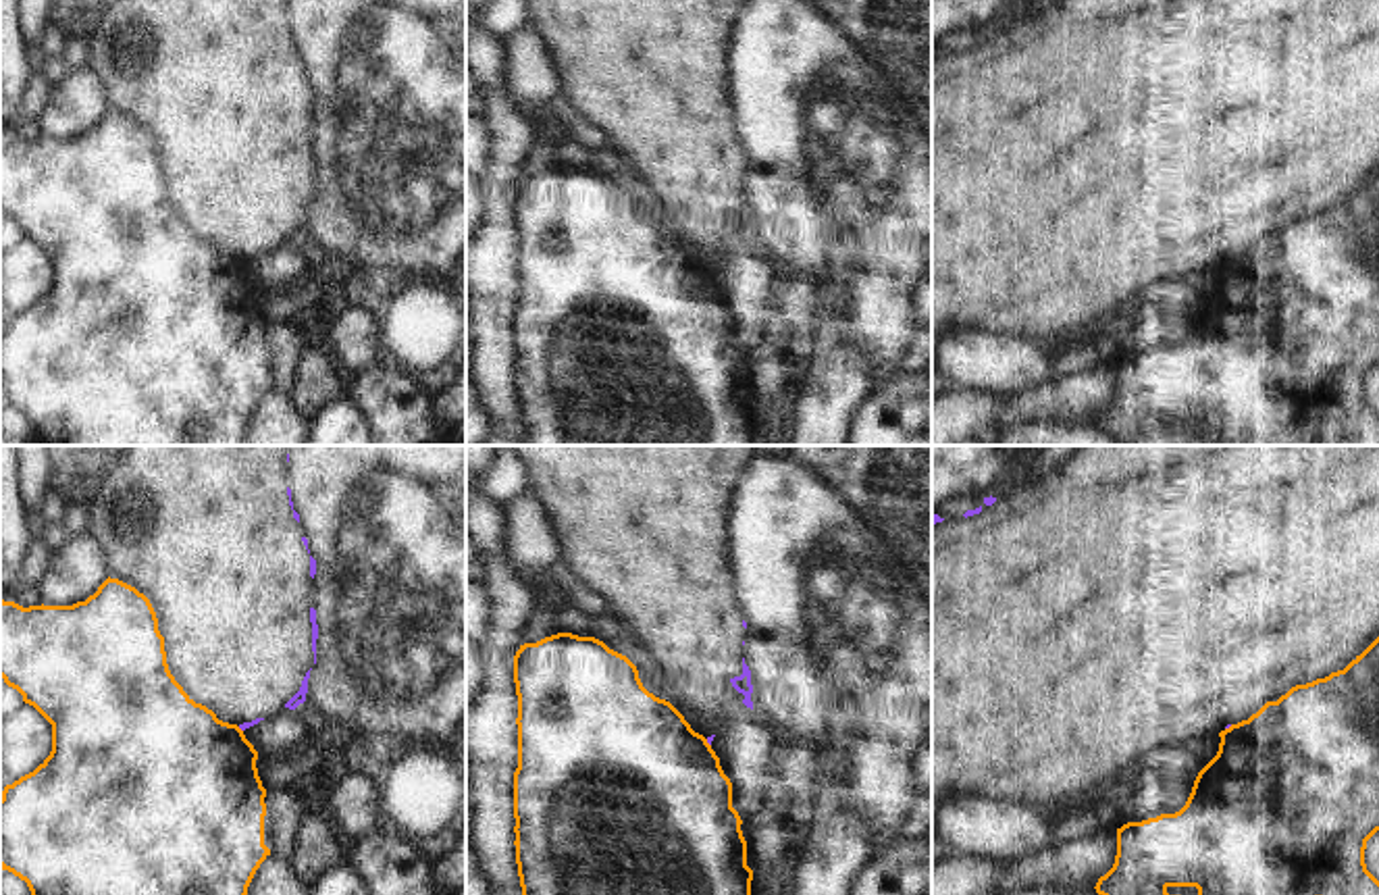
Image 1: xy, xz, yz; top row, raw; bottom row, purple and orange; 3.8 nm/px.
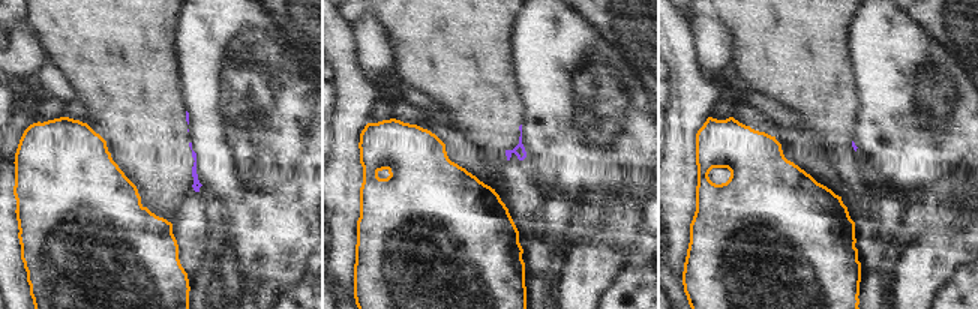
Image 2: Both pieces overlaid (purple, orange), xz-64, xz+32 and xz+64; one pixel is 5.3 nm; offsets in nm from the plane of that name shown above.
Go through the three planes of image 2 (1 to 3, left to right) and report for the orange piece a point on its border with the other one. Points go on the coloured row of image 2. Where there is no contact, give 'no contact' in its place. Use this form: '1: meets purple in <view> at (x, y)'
1: no contact
2: no contact
3: no contact

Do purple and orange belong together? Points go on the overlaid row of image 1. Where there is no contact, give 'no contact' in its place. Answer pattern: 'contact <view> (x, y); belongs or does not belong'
contact xz (708, 742); does not belong

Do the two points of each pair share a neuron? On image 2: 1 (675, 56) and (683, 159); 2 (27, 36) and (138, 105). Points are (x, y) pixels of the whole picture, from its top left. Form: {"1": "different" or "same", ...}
{"1": "same", "2": "different"}

